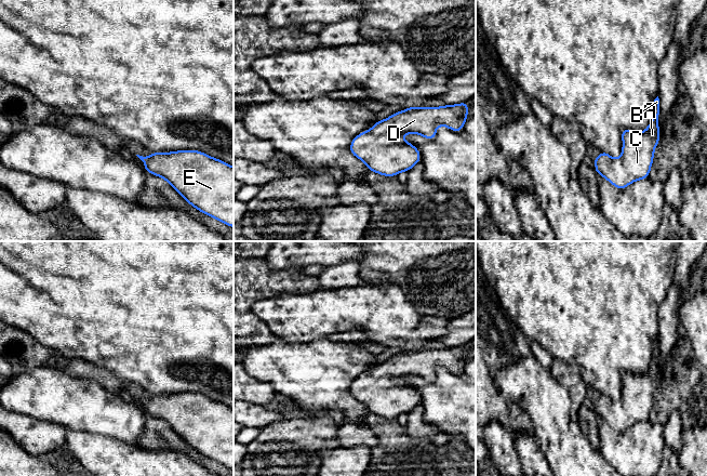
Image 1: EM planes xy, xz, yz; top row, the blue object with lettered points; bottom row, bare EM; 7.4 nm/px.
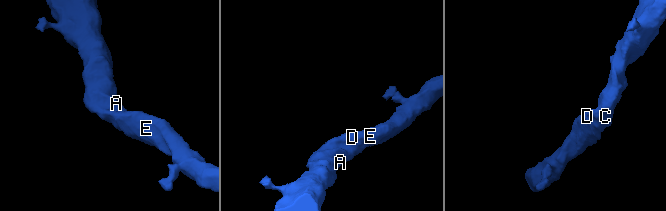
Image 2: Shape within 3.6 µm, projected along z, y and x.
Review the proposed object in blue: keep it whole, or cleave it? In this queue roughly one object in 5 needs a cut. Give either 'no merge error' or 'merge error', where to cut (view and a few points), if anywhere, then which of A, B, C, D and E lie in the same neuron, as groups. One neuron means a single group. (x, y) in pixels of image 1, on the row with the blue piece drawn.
no merge error; no cut; A B C D E

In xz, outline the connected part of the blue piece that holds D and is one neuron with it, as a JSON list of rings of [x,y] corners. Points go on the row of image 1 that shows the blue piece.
[[[467,102],[442,107],[409,107],[405,110],[392,114],[385,120],[378,120],[373,128],[357,135],[350,143],[350,153],[362,160],[370,171],[384,176],[397,176],[398,173],[409,171],[418,163],[421,154],[415,146],[403,138],[396,141],[395,136],[415,133],[425,138],[435,140],[438,125],[448,127],[454,132],[462,131],[468,117],[468,108]]]

